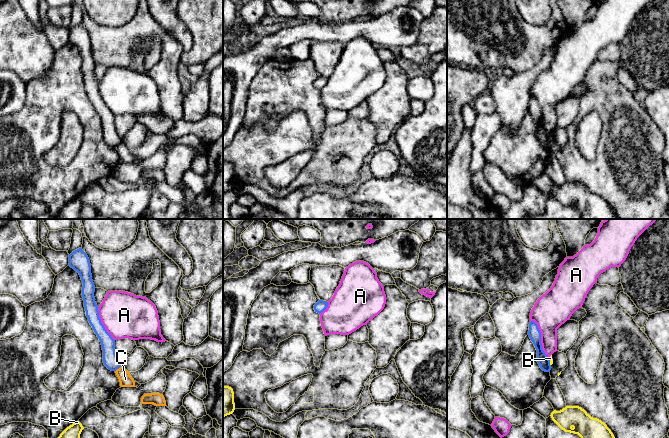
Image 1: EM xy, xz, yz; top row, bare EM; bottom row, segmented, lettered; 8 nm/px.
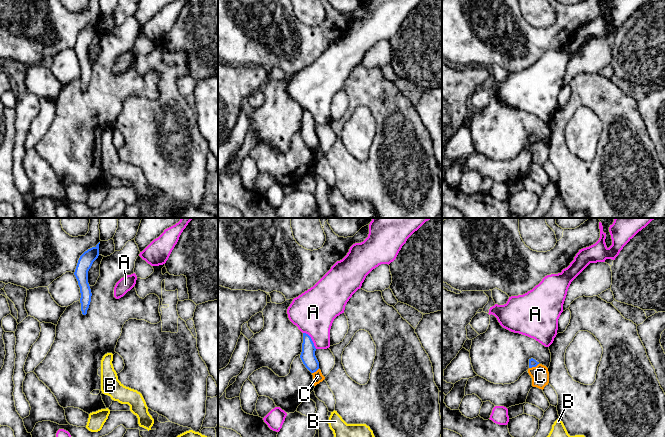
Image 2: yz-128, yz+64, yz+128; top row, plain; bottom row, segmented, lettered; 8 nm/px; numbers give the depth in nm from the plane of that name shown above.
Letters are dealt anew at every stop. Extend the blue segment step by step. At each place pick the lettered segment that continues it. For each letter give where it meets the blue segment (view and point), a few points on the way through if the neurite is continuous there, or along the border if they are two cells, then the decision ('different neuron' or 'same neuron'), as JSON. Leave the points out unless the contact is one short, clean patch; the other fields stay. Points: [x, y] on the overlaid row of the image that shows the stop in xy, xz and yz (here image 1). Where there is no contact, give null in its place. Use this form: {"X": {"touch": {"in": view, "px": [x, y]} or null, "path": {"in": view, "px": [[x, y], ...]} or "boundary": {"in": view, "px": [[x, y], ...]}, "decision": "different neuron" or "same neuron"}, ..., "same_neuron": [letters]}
{"A": {"touch": {"in": "yz", "px": [540, 338]}, "boundary": {"in": "yz", "px": [[531, 320], [537, 325], [540, 332], [541, 348], [548, 357]]}, "decision": "different neuron"}, "B": {"touch": {"in": "yz", "px": [549, 361]}, "boundary": {"in": "yz", "px": [[548, 357], [550, 365]]}, "decision": "different neuron"}, "C": {"touch": {"in": "xy", "px": [118, 368]}, "boundary": {"in": "xy", "px": [[121, 366], [115, 371]]}, "decision": "different neuron"}, "same_neuron": []}

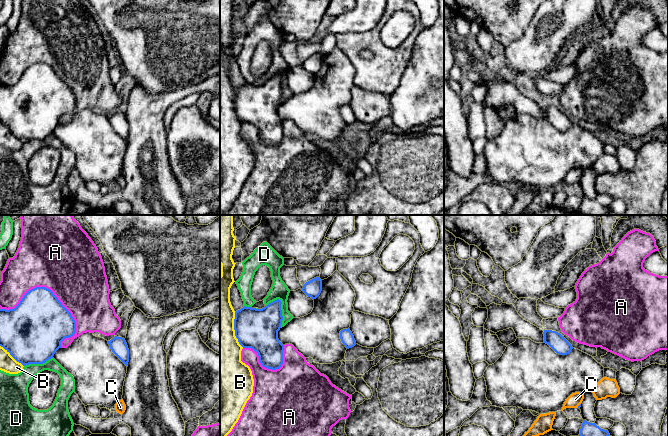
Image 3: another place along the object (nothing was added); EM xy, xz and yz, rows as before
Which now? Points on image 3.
{"A": {"touch": {"in": "xy", "px": [44, 287]}, "decision": "different neuron"}, "B": {"touch": {"in": "xz", "px": [234, 329]}, "decision": "different neuron"}, "C": {"touch": {"in": "yz", "px": [579, 405]}, "boundary": {"in": "yz", "px": [[580, 403], [577, 407]]}, "decision": "different neuron"}, "D": {"touch": {"in": "xz", "px": [281, 313]}, "decision": "different neuron"}, "same_neuron": []}

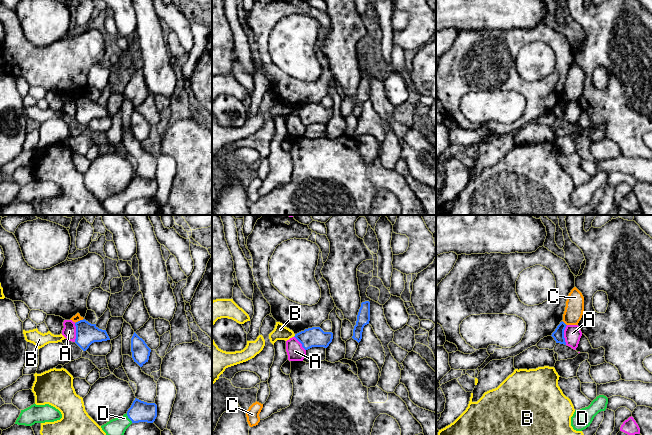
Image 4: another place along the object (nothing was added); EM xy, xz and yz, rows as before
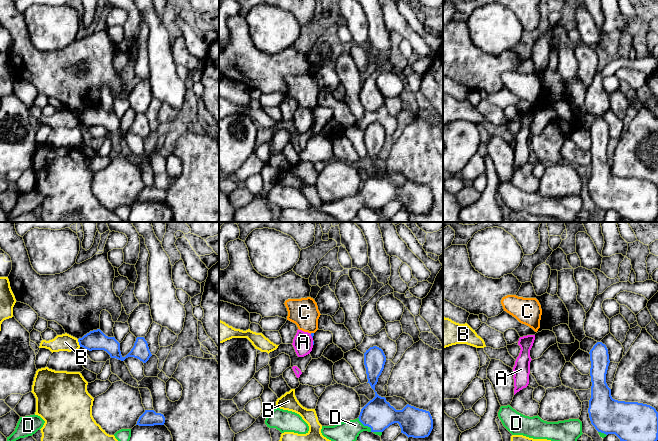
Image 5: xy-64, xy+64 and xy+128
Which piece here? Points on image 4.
{"A": {"touch": {"in": "yz", "px": [563, 335]}, "decision": "different neuron"}, "B": {"touch": {"in": "xz", "px": [295, 335]}, "decision": "different neuron"}, "C": {"touch": {"in": "xy", "px": [80, 320]}, "boundary": {"in": "xy", "px": [[83, 318], [75, 323]]}, "decision": "different neuron"}, "D": {"touch": {"in": "xy", "px": [128, 417]}, "path": {"in": "xy", "px": [[140, 411], [128, 417], [117, 426]]}, "decision": "same neuron"}, "same_neuron": ["D"]}

